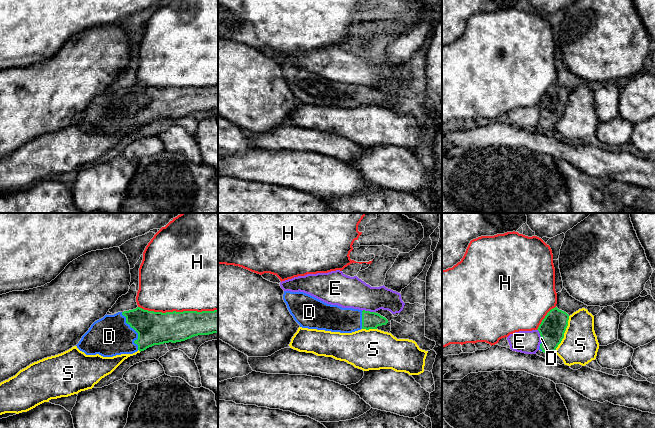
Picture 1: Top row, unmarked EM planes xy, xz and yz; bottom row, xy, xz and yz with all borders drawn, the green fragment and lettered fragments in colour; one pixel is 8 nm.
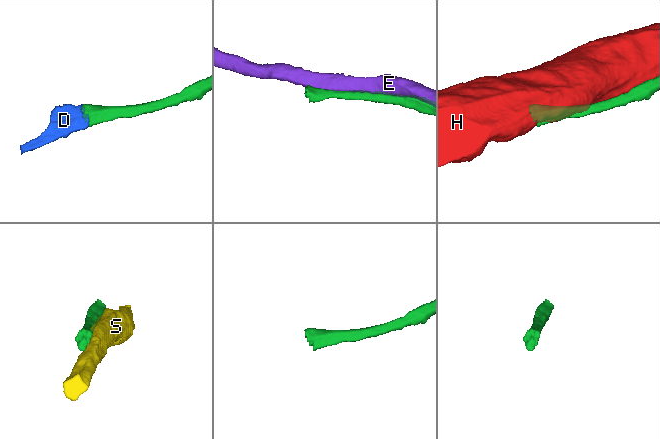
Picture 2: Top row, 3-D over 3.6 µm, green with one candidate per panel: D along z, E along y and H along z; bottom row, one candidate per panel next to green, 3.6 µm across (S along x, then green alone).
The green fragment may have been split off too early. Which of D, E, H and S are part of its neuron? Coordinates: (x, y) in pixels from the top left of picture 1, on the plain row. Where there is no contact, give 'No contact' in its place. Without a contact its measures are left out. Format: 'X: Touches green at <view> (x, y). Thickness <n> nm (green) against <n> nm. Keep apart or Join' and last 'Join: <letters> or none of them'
D: Touches green at xy (135, 106). Thickness 280 nm (green) against 320 nm. Join
E: Touches green at xz (368, 87). Thickness 140 nm (green) against 260 nm. Keep apart
H: Touches green at xy (178, 88). Thickness 280 nm (green) against 480 nm. Keep apart
S: Touches green at yz (563, 110). Thickness 200 nm (green) against 280 nm. Keep apart
Join: D

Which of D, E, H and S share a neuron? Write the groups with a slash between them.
D / E / H / S

